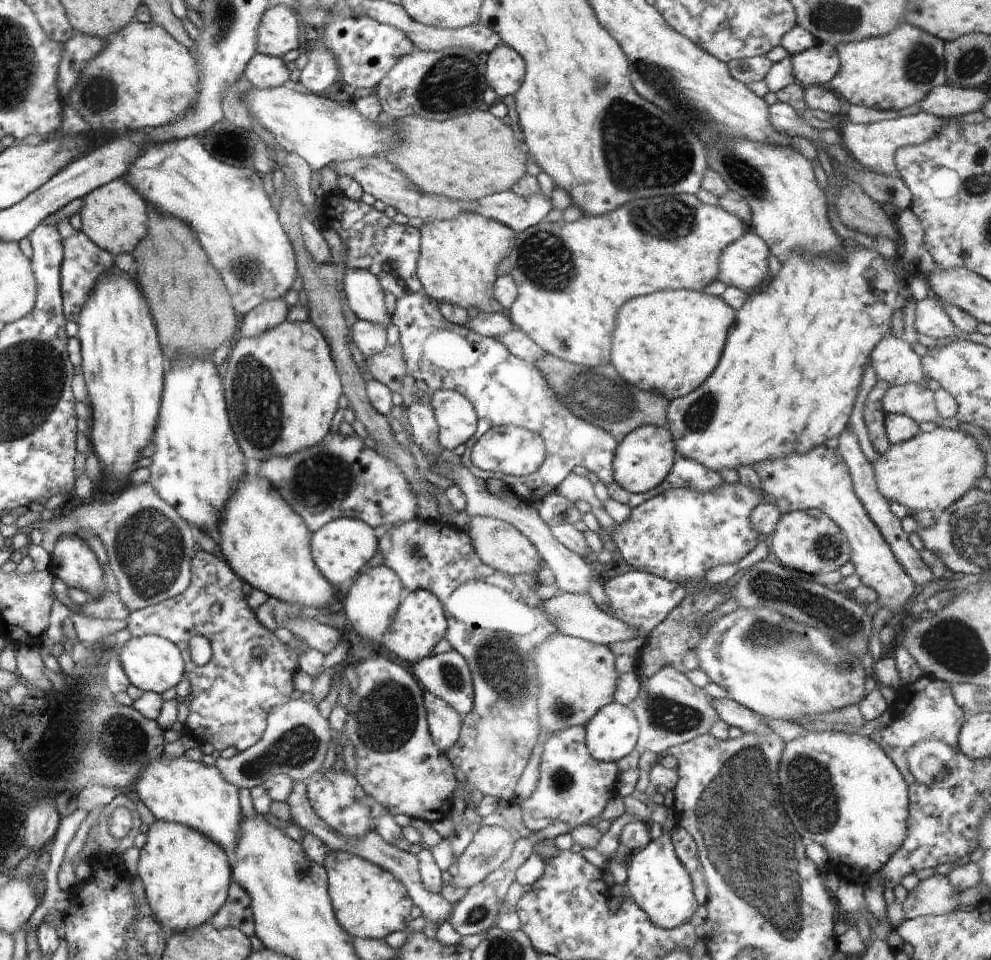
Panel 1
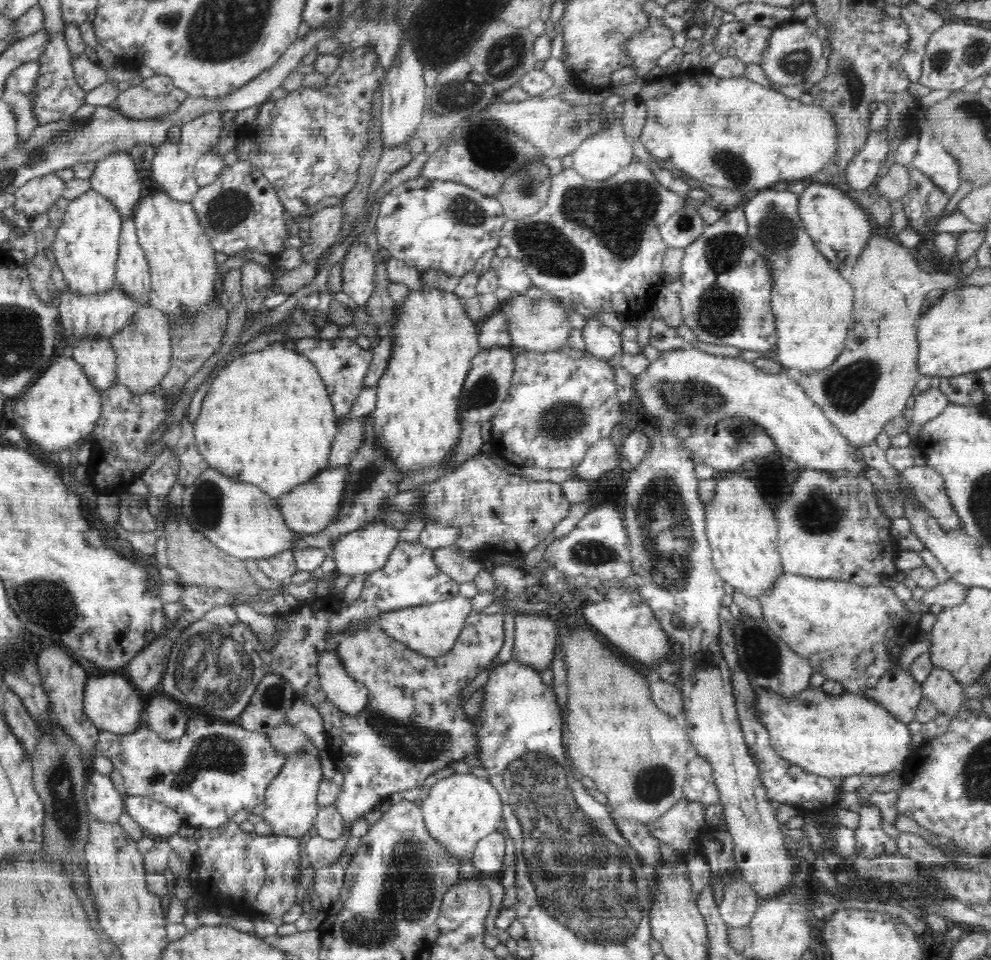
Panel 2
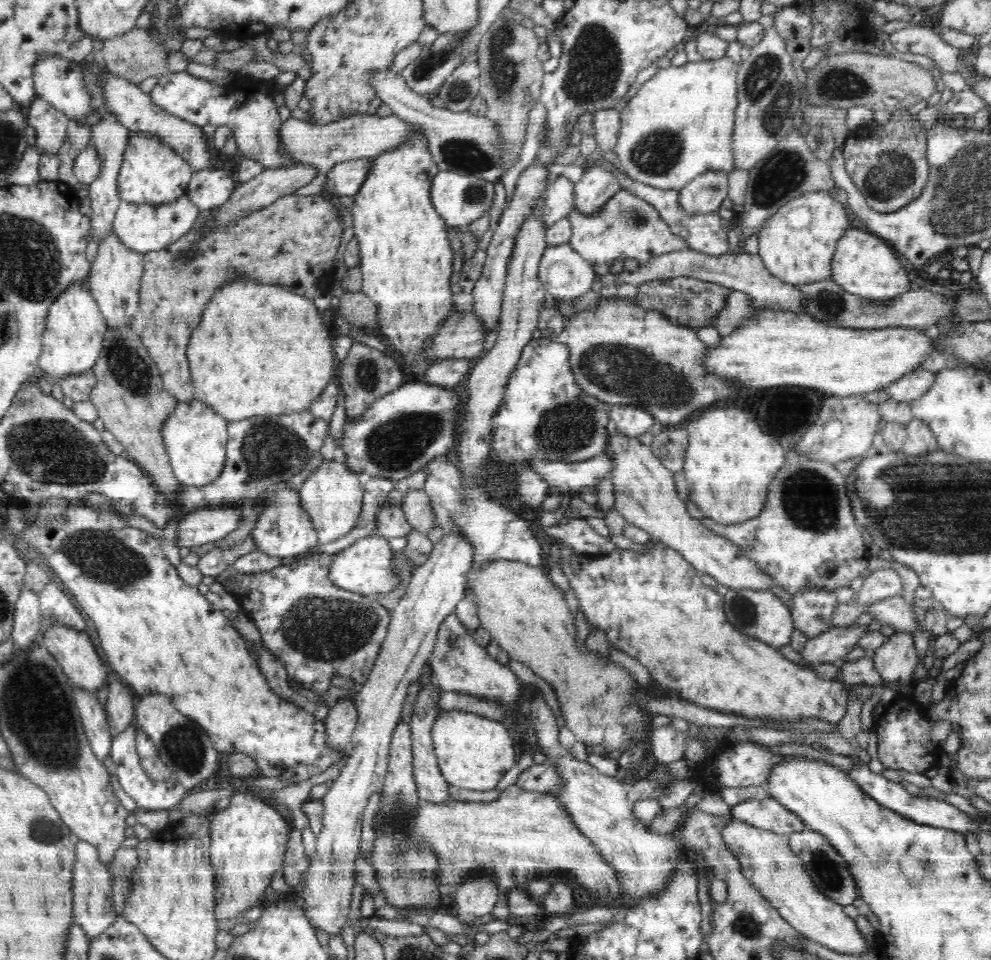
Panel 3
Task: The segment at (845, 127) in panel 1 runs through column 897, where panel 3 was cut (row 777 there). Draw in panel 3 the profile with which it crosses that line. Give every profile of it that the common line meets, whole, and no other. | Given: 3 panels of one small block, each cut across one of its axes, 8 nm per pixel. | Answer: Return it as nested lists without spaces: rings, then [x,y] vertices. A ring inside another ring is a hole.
[[[130,725],[122,734],[113,738],[111,753],[112,761],[116,766],[116,776],[122,788],[134,799],[137,807],[142,810],[168,810],[178,808],[180,802],[186,798],[188,789],[184,789],[182,784],[173,776],[166,782],[153,782],[152,778],[142,769],[136,747],[136,726]]]

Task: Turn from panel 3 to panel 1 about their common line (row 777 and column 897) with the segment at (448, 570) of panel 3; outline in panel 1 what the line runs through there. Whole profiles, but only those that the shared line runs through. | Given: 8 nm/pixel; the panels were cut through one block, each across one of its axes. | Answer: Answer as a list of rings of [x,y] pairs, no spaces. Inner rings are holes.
[[[890,335],[876,344],[871,353],[871,363],[878,381],[893,385],[919,383],[925,378],[921,357],[911,344]]]

